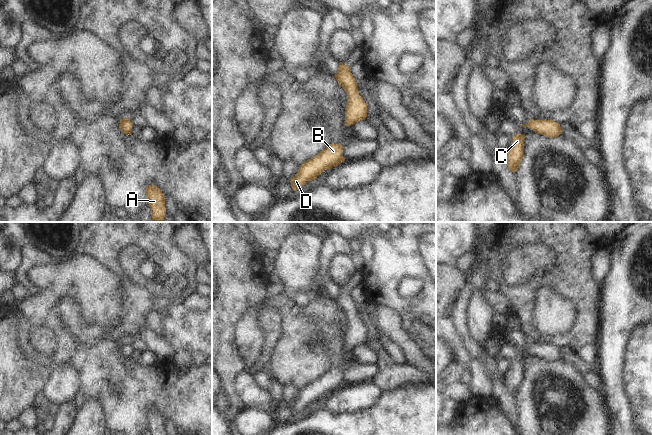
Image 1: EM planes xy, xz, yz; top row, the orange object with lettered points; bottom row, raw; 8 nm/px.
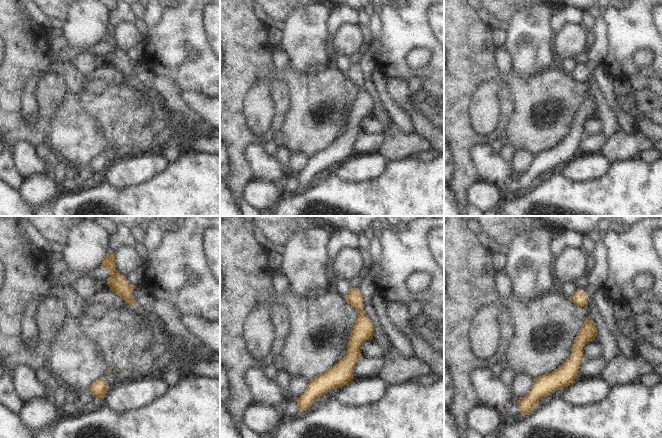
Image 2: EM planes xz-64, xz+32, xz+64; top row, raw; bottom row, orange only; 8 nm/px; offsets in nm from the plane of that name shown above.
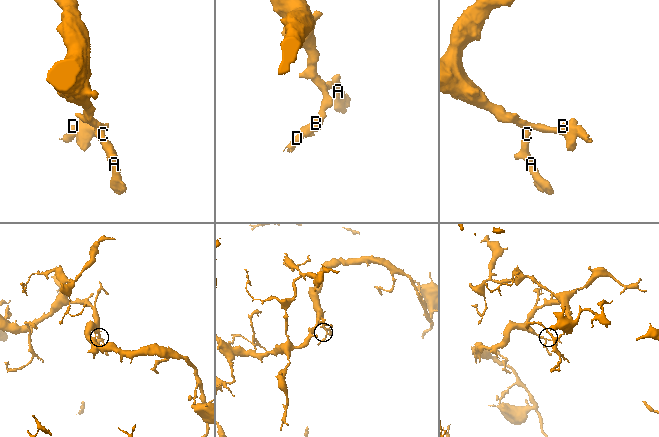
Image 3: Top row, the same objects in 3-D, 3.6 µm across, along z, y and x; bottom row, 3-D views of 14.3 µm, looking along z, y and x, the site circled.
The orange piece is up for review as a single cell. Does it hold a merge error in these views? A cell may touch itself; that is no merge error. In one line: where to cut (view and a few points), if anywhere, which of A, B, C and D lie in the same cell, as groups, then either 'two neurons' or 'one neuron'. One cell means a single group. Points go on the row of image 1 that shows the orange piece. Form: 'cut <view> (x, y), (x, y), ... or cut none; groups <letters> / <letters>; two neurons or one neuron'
cut none; groups A B C D; one neuron

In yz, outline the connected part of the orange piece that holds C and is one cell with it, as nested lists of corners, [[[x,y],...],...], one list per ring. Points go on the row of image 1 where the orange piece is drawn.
[[[515,134],[512,139],[513,143],[506,151],[506,164],[508,168],[515,173],[519,167],[520,163],[522,161],[522,158],[524,156],[524,139],[525,135],[523,134]]]

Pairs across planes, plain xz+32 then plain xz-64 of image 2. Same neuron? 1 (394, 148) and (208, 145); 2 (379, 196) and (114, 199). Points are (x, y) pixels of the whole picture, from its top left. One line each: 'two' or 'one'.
1: one
2: one

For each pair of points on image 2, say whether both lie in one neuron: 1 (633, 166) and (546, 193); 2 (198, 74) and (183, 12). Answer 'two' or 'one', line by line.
1: one
2: one

